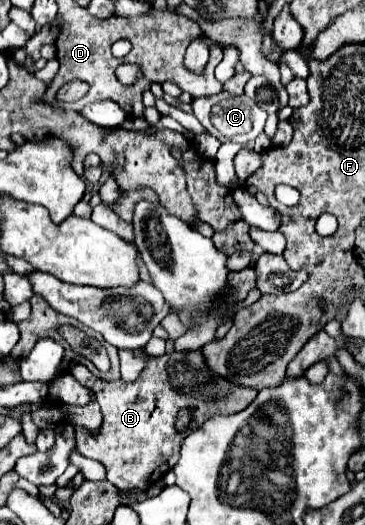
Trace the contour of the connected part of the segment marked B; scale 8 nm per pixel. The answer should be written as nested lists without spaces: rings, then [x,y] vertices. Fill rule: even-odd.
[[[173,352],[169,358],[167,358],[167,354],[161,356],[161,358],[147,358],[147,366],[143,368],[143,372],[139,374],[139,378],[137,378],[135,382],[125,382],[125,380],[121,380],[121,378],[119,378],[119,380],[111,380],[111,382],[107,382],[107,380],[99,380],[97,376],[93,376],[93,374],[91,374],[85,366],[81,366],[81,364],[75,364],[75,366],[69,370],[69,374],[71,374],[79,384],[83,384],[83,386],[87,386],[89,390],[93,390],[93,394],[97,396],[97,402],[99,402],[99,406],[101,406],[101,412],[103,412],[103,424],[101,424],[101,434],[99,434],[99,436],[91,436],[91,434],[87,434],[87,430],[83,430],[83,428],[77,430],[77,450],[79,450],[83,456],[87,456],[87,458],[99,460],[99,462],[107,468],[107,480],[109,480],[113,486],[117,486],[117,488],[125,488],[125,490],[129,490],[129,488],[149,488],[153,482],[157,482],[157,480],[165,474],[165,470],[169,472],[169,470],[175,466],[175,462],[179,460],[181,442],[183,442],[183,438],[185,438],[193,428],[199,428],[205,420],[209,420],[209,418],[215,416],[215,414],[237,414],[237,412],[241,412],[243,408],[247,408],[247,406],[255,400],[255,396],[257,396],[257,392],[255,392],[253,388],[235,386],[235,384],[231,384],[231,382],[227,382],[227,380],[223,380],[223,378],[211,374],[211,372],[207,370],[207,366],[205,366],[205,362],[203,362],[203,356],[201,356],[199,352],[185,352],[185,354]],[[187,406],[191,406],[191,408],[195,410],[195,412],[193,412],[193,420],[191,420],[191,426],[193,426],[193,428],[189,426],[187,430],[177,432],[177,430],[175,430],[175,416],[177,416],[177,410],[187,408]]]

